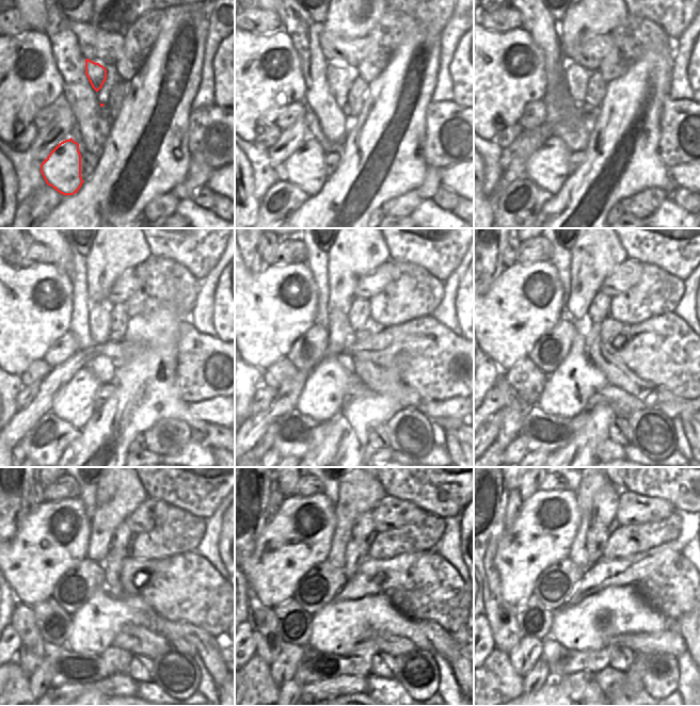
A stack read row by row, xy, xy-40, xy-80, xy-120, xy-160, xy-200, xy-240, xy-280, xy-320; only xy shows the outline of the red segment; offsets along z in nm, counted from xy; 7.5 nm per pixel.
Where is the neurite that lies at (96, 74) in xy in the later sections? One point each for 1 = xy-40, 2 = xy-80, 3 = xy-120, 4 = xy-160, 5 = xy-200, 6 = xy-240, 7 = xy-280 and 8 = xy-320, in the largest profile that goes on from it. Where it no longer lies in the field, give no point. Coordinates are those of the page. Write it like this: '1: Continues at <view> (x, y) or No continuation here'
1: Continues at xy-40 (338, 78)
2: Continues at xy-80 (576, 77)
3: Continues at xy-120 (99, 314)
4: Continues at xy-160 (322, 397)
5: Continues at xy-200 (567, 390)
6: Continues at xy-240 (94, 626)
7: Continues at xy-280 (339, 626)
8: Continues at xy-320 (616, 610)

